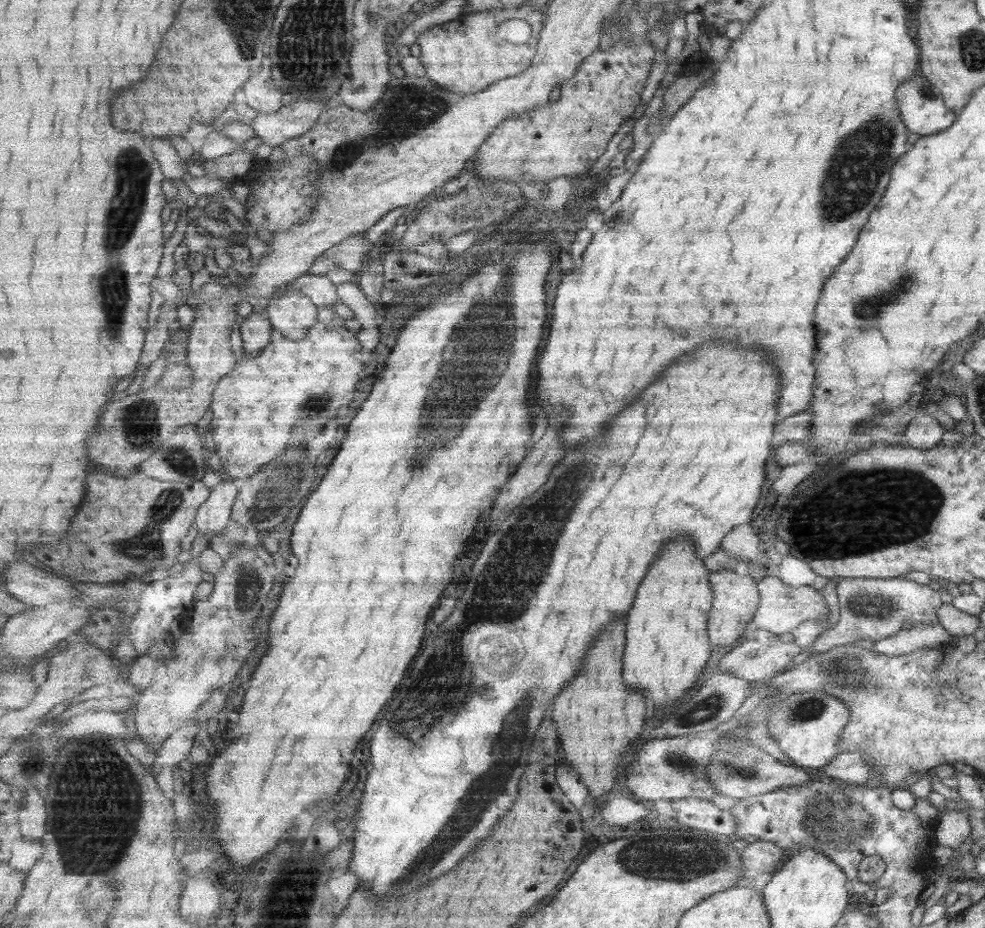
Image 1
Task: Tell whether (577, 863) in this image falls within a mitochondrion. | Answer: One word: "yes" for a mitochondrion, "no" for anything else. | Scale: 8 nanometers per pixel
no

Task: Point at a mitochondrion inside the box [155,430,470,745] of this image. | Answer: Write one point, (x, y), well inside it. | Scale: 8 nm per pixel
(278, 485)

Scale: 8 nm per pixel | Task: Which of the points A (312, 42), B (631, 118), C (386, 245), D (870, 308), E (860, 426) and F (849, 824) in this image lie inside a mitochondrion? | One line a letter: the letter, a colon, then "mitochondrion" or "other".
A: mitochondrion
B: other
C: other
D: mitochondrion
E: other
F: mitochondrion

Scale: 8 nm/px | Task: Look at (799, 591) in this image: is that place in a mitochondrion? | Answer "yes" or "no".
no

